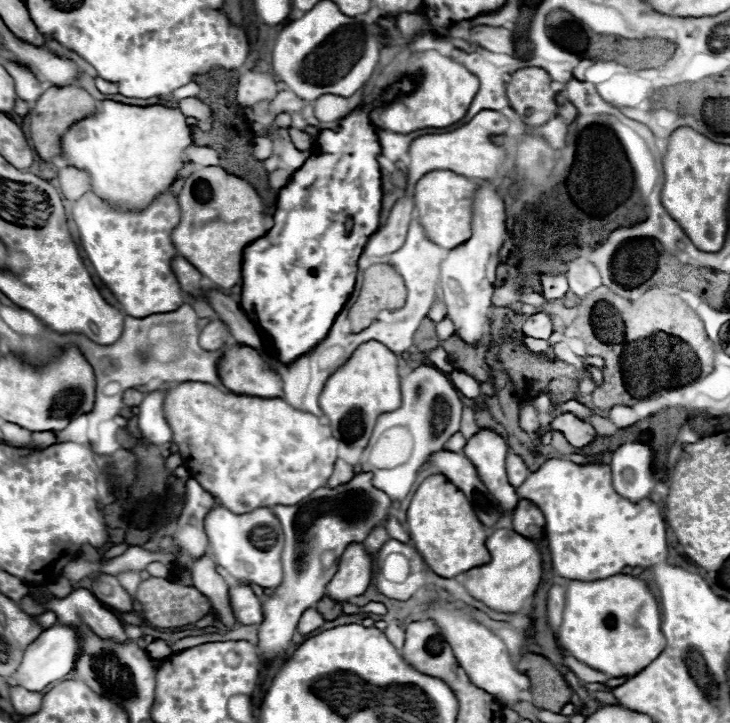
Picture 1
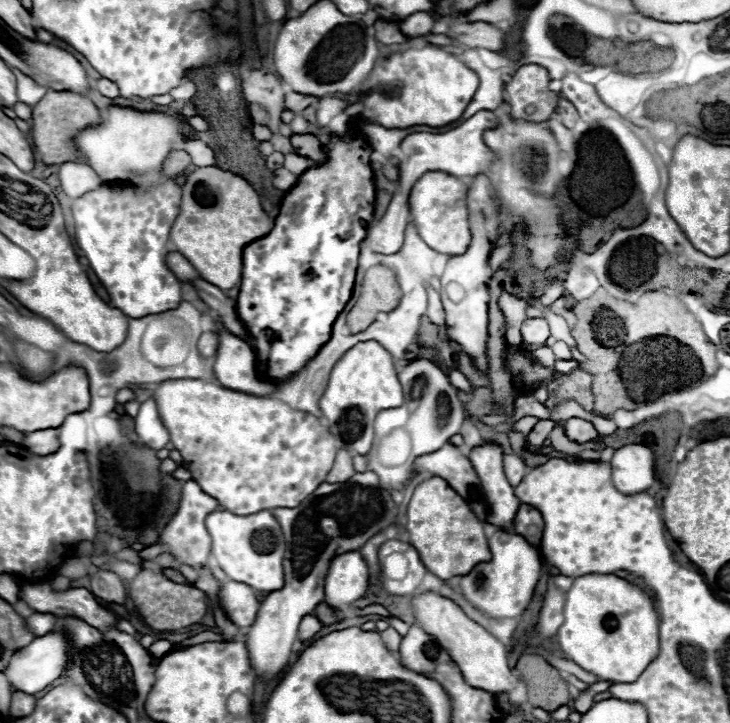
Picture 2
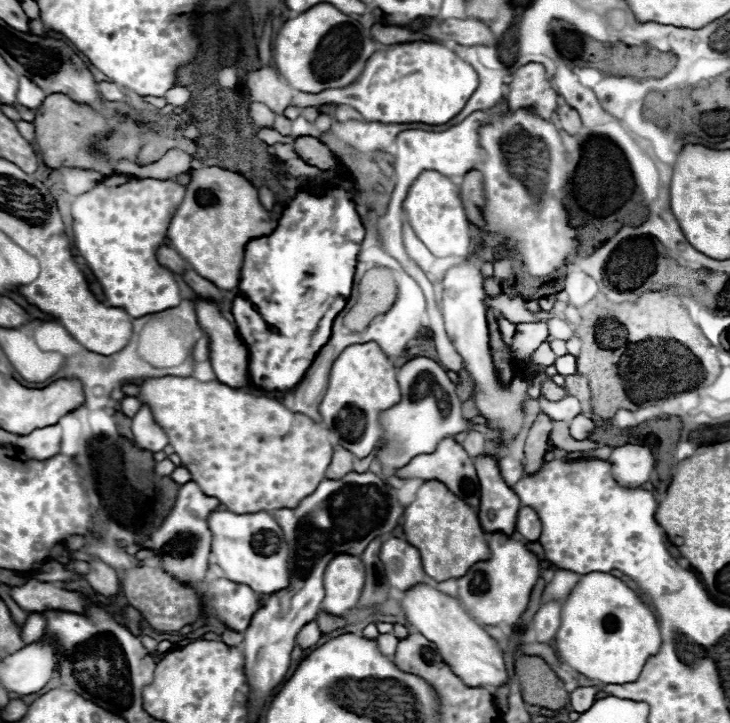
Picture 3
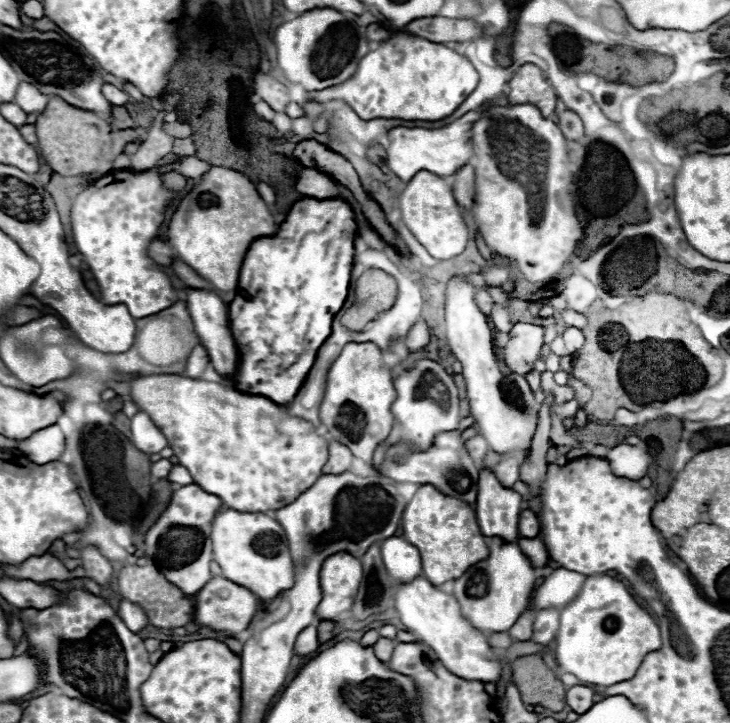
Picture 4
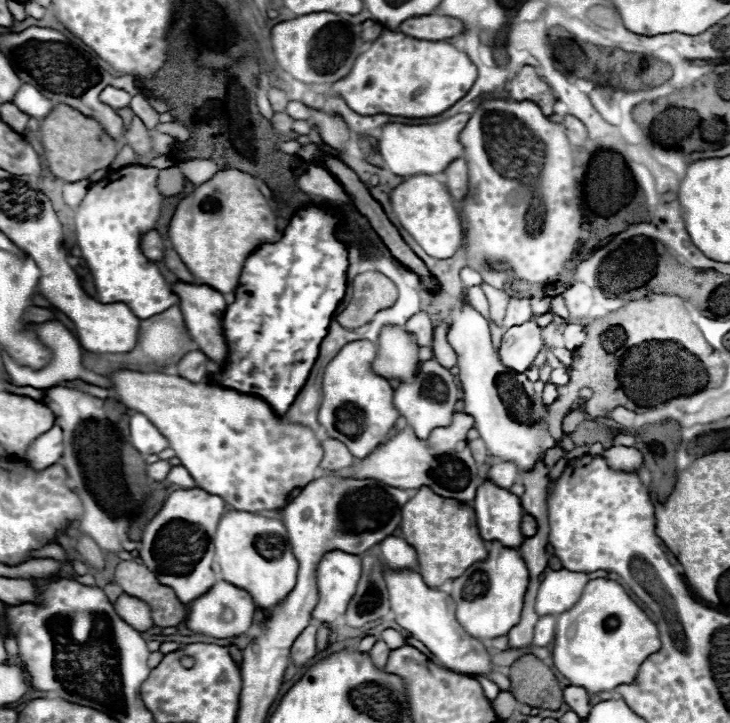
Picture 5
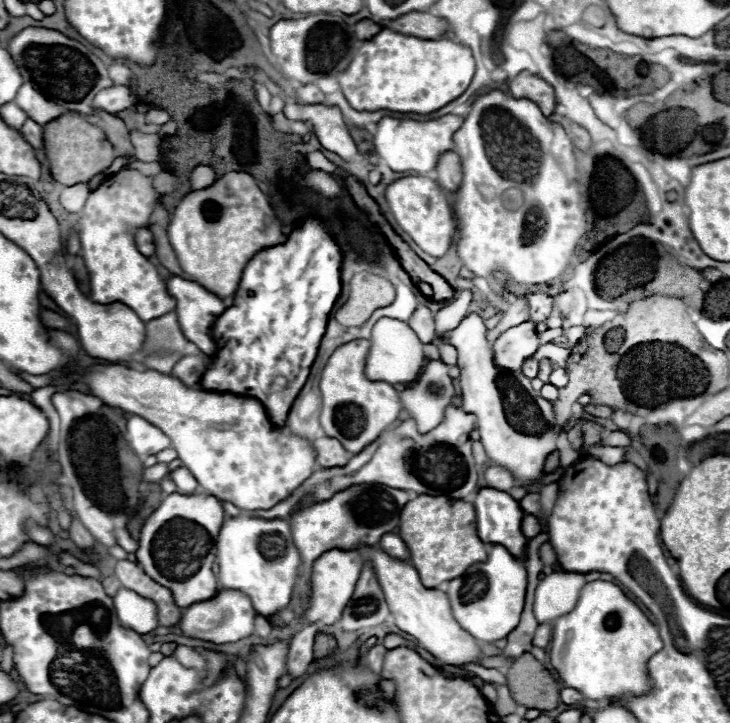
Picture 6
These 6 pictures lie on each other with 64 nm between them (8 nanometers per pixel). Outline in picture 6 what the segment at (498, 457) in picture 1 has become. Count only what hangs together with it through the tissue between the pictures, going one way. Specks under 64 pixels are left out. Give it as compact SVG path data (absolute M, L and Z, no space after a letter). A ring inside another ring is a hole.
M480 488L474 500L478 538L486 544L502 544L512 556L524 558L528 538L522 534L524 510L510 494Z

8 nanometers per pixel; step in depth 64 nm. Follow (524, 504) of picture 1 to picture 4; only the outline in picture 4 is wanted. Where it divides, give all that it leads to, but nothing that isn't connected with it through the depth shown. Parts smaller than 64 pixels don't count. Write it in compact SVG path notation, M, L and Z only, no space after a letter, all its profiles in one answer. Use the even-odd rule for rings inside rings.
M522 510L520 512L520 522L518 522L518 530L520 530L520 536L524 538L534 538L538 536L540 532L540 522L536 518L536 514L532 510Z

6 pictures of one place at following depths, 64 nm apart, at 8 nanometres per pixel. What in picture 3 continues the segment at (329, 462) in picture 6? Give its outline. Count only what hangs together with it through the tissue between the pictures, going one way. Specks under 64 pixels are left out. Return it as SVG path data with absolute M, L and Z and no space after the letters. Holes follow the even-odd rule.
M334 446L334 456L330 462L330 468L326 468L326 478L338 480L348 472L352 472L352 460L354 460L352 452L346 452L346 448L342 446Z

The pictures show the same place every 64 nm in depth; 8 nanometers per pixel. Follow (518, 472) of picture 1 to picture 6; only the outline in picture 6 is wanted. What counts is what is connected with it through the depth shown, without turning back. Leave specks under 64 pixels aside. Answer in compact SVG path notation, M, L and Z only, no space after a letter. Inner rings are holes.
M490 466L484 472L484 480L486 480L488 488L496 488L496 490L502 490L502 492L508 492L514 486L512 474L506 468L500 468L500 466Z

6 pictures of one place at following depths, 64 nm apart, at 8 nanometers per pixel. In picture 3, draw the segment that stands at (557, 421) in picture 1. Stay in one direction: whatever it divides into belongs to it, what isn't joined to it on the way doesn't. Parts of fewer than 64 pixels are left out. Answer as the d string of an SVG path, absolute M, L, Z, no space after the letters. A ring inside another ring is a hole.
M578 414L572 422L570 422L570 436L576 440L584 440L588 438L588 432L592 432L594 422L590 418L586 418L584 414Z

